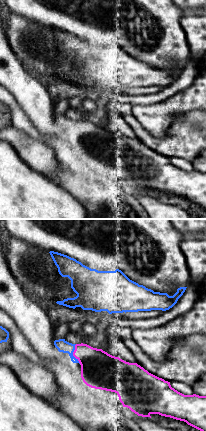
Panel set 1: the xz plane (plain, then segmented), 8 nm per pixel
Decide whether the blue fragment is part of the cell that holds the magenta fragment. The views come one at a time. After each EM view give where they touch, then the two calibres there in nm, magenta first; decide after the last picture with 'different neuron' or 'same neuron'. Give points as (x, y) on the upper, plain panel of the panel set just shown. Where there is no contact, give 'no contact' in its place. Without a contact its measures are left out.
(73, 130) | 300/100 nm

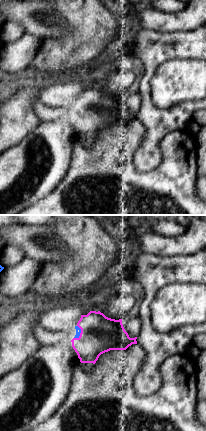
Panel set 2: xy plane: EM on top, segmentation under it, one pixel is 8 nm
(80, 109) | 300/50 nm

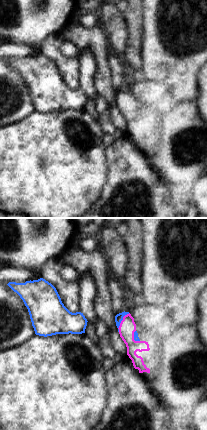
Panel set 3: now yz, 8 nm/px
(121, 97) | 130/60 nm

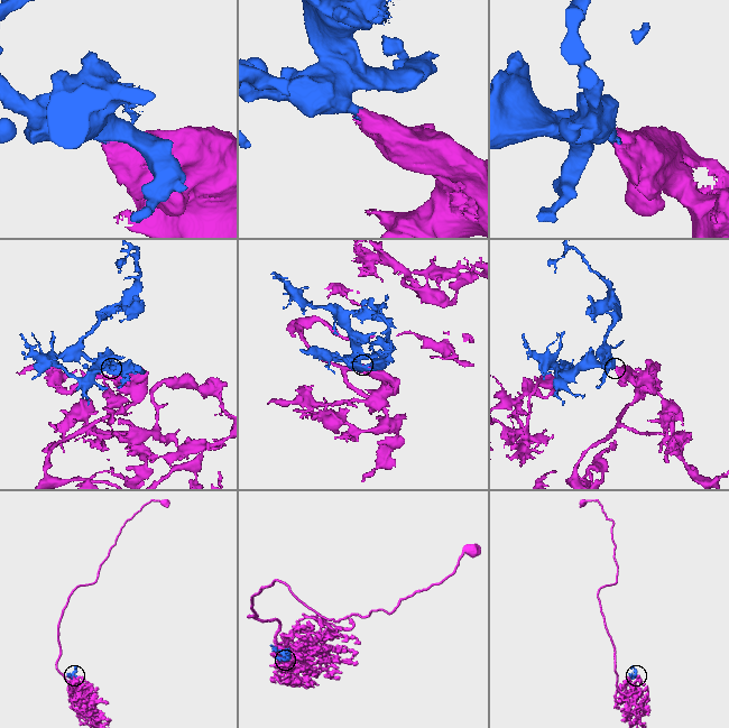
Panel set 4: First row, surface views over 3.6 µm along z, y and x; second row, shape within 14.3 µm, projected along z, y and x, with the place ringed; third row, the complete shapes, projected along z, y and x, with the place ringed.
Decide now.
same neuron

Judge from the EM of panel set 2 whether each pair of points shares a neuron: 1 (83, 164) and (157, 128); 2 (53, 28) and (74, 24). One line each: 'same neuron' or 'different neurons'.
1: different neurons
2: different neurons

